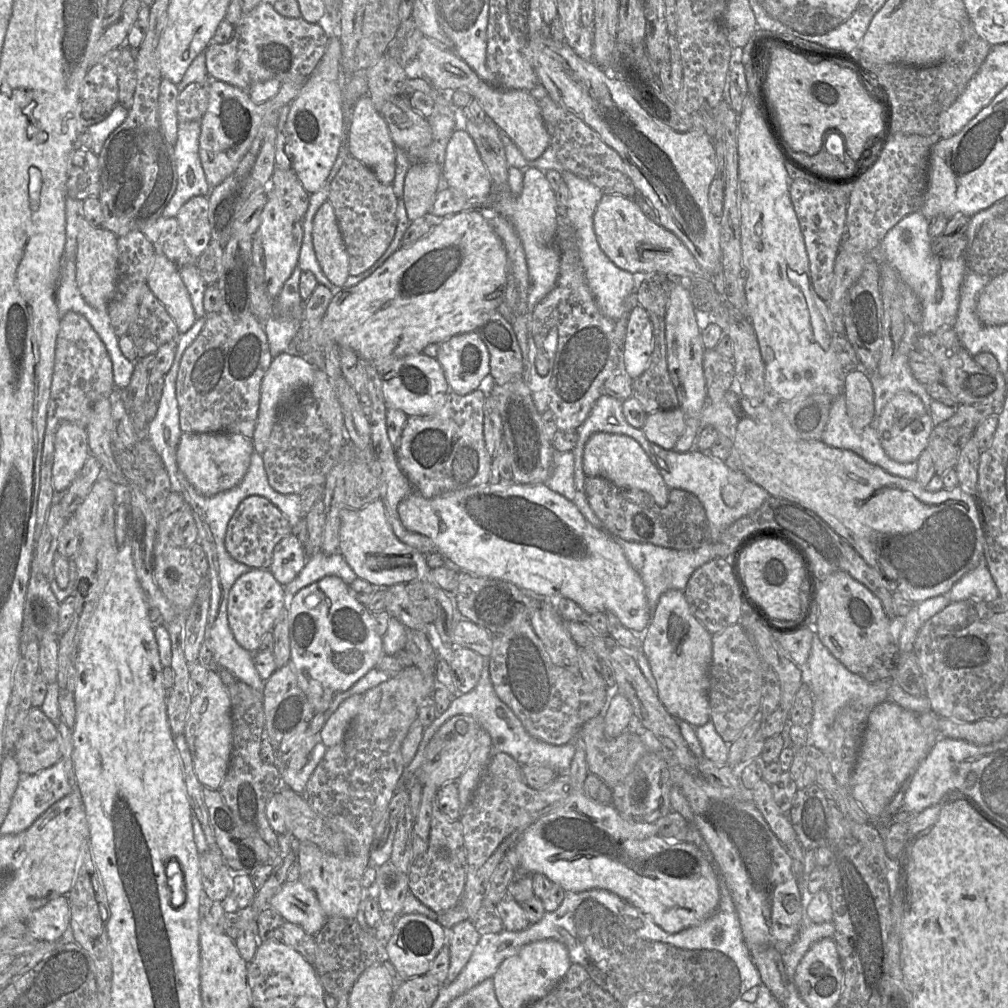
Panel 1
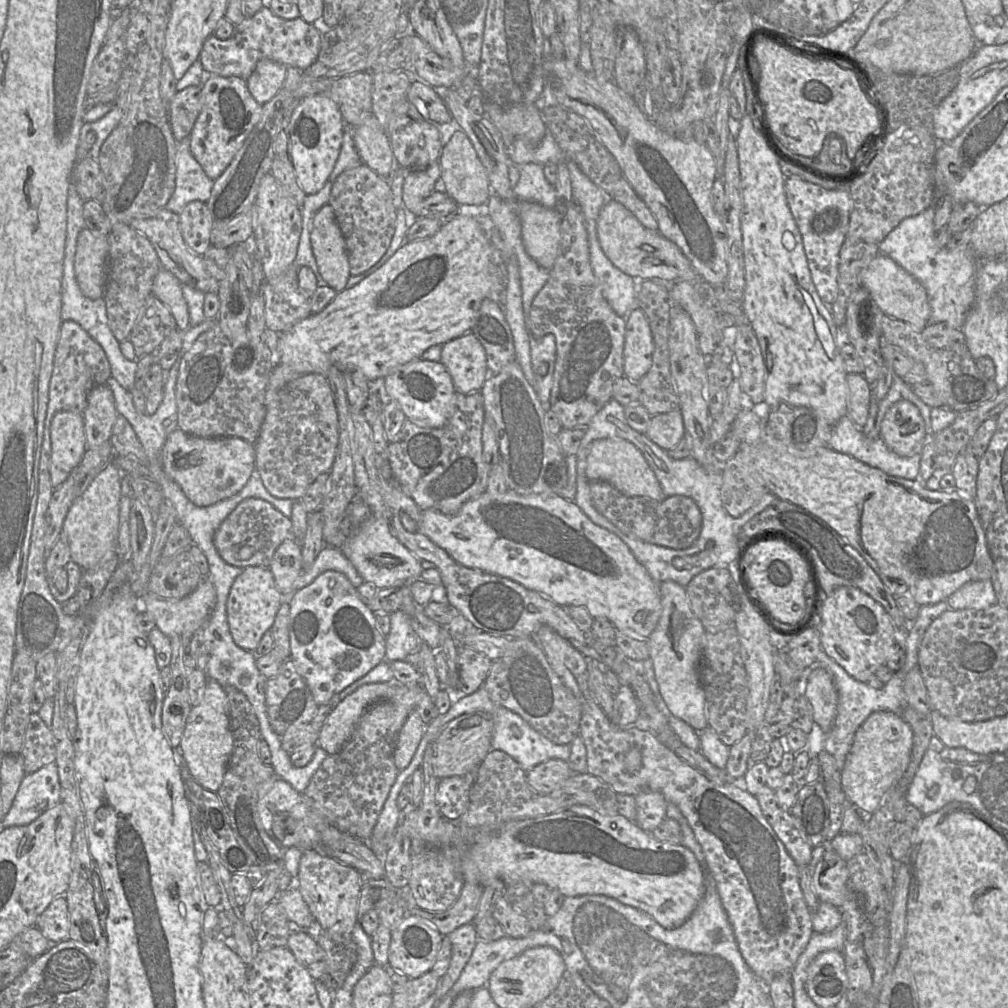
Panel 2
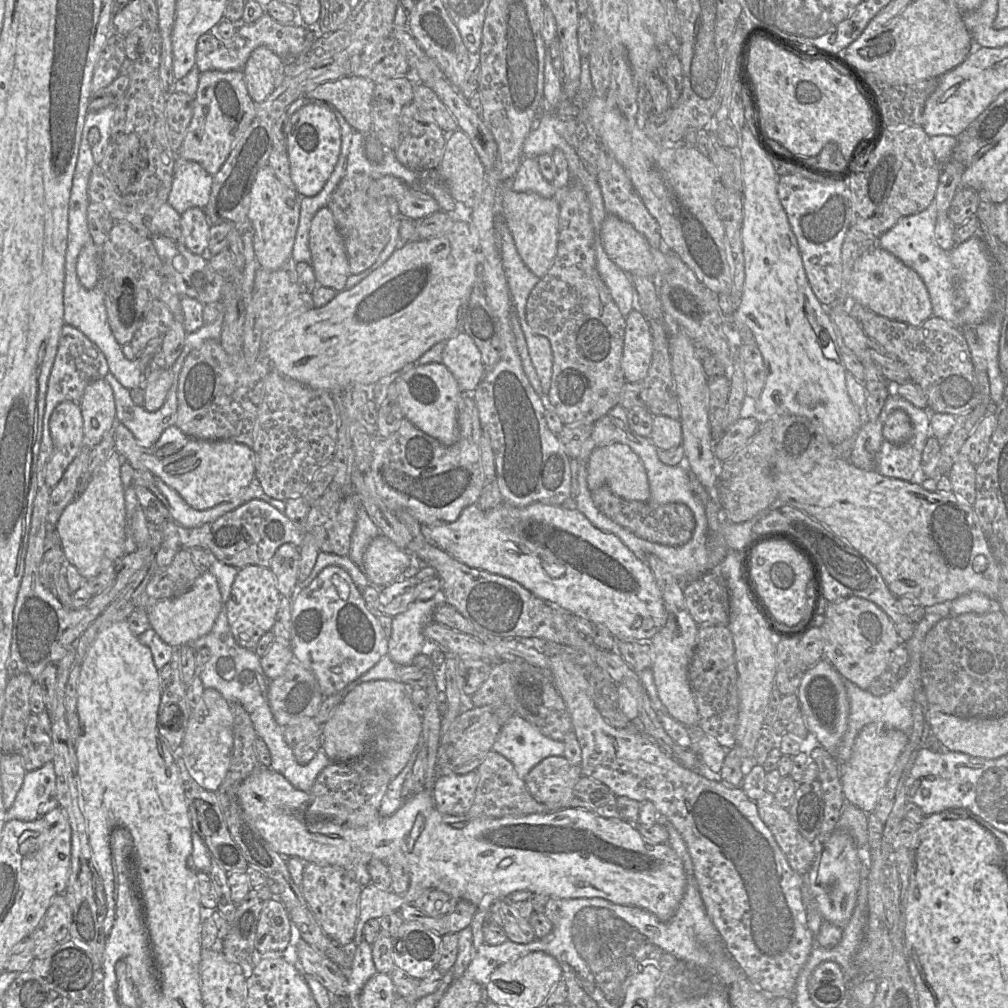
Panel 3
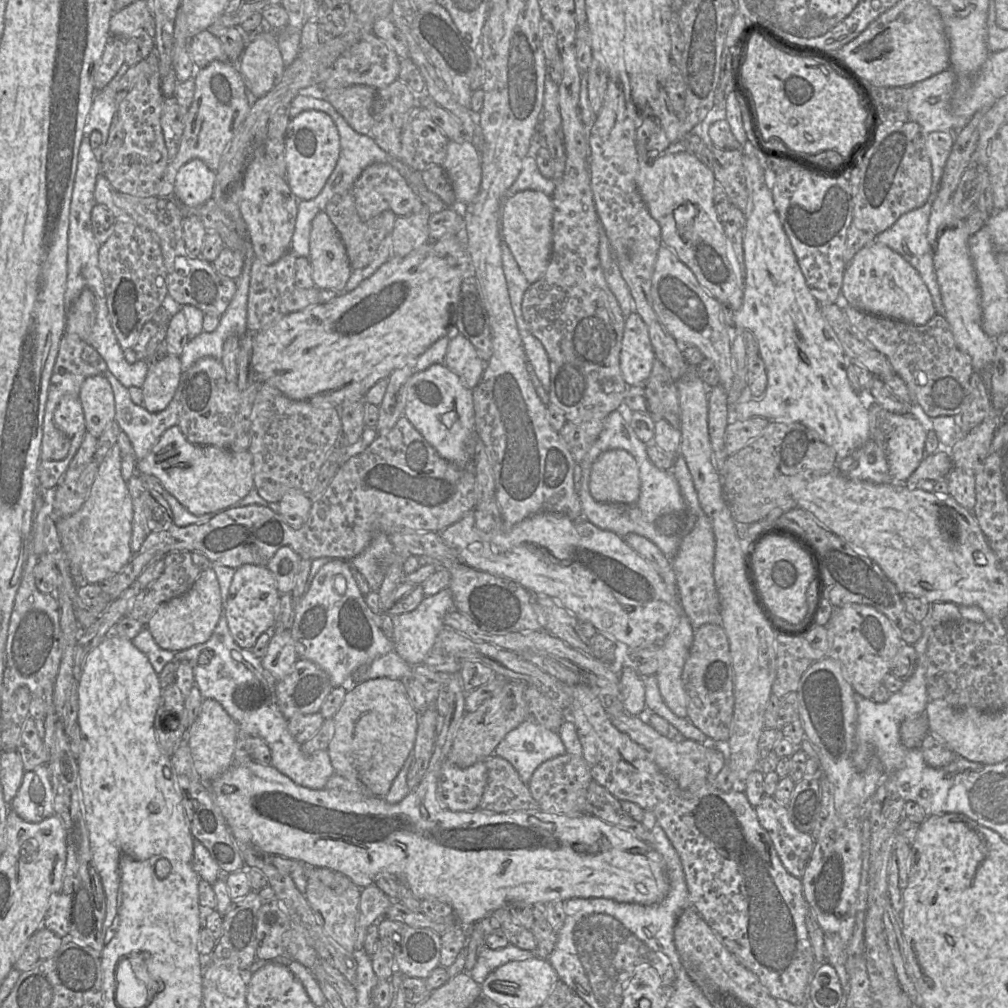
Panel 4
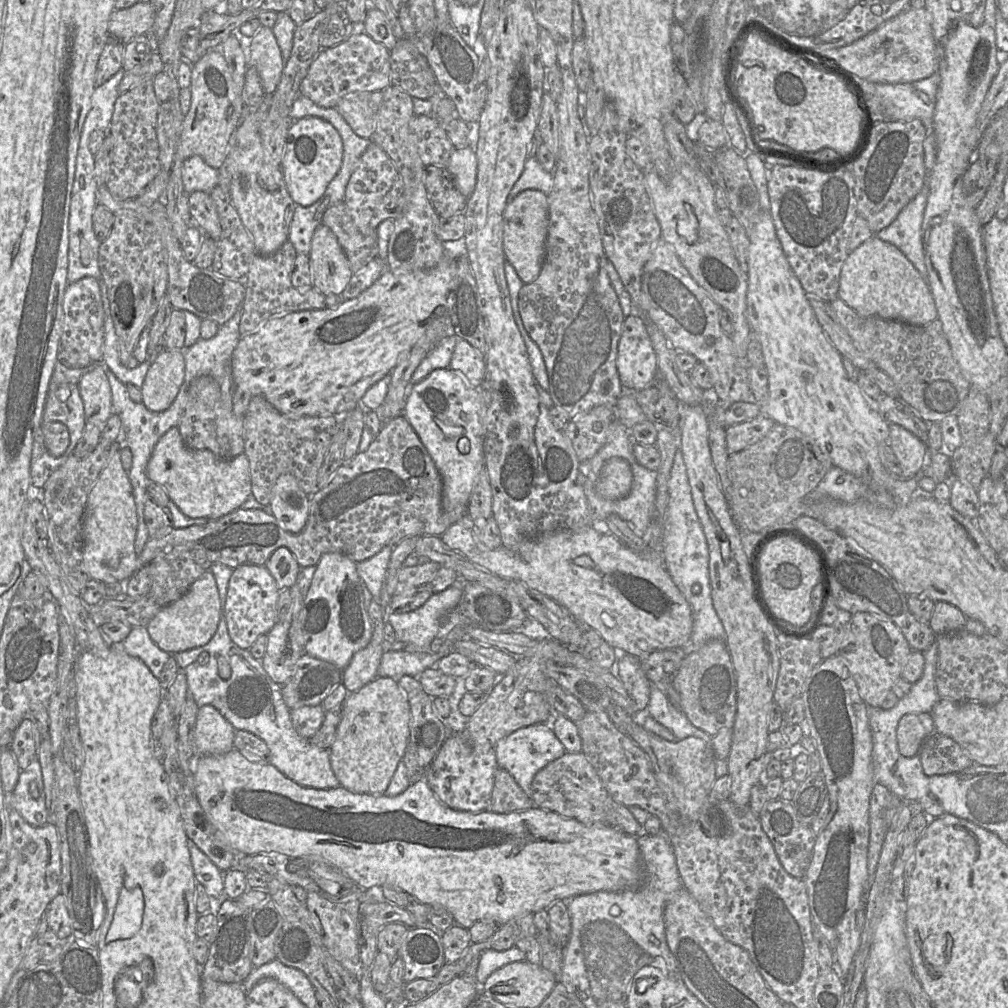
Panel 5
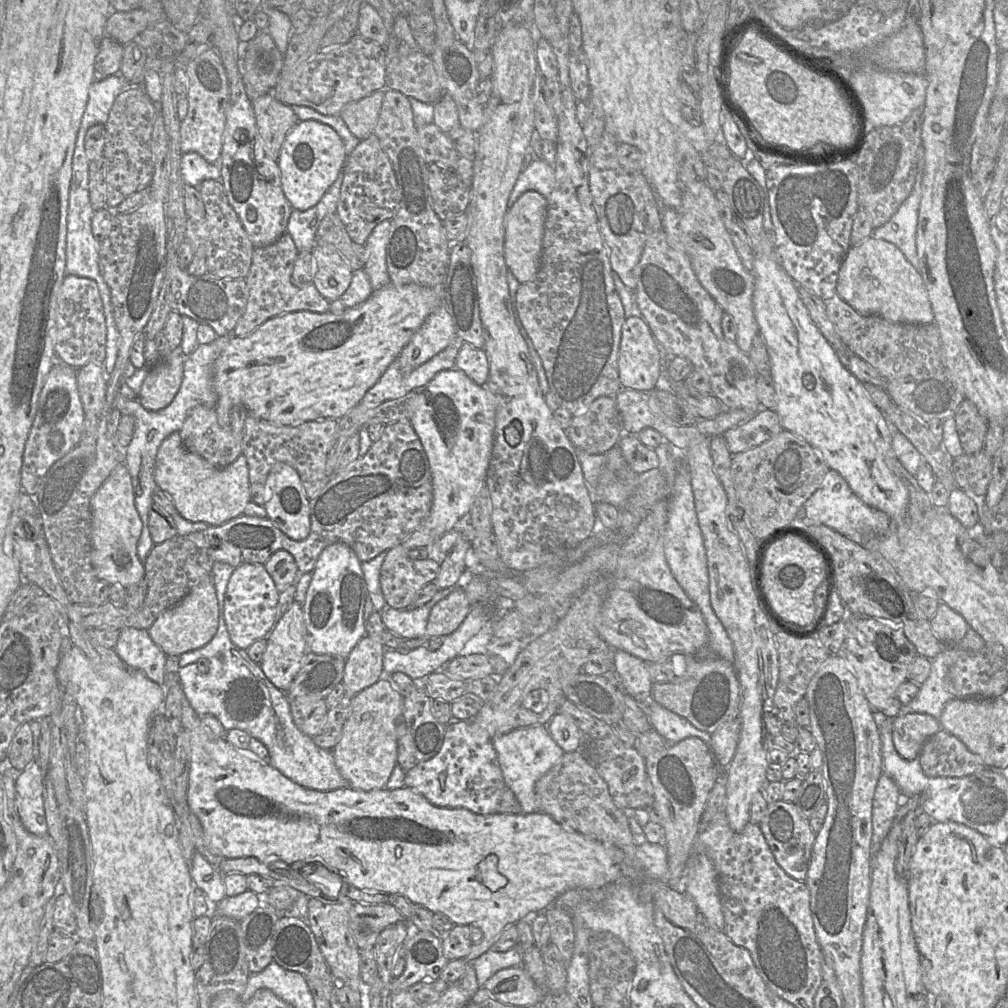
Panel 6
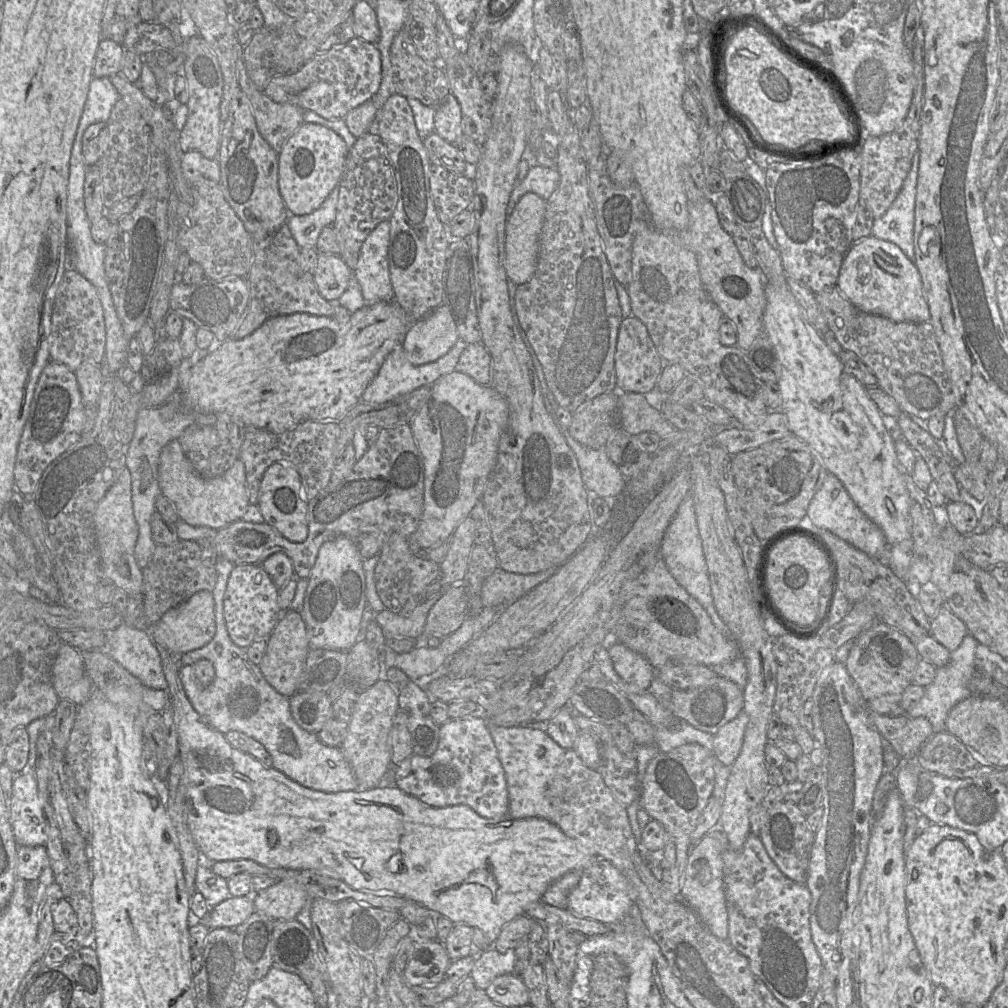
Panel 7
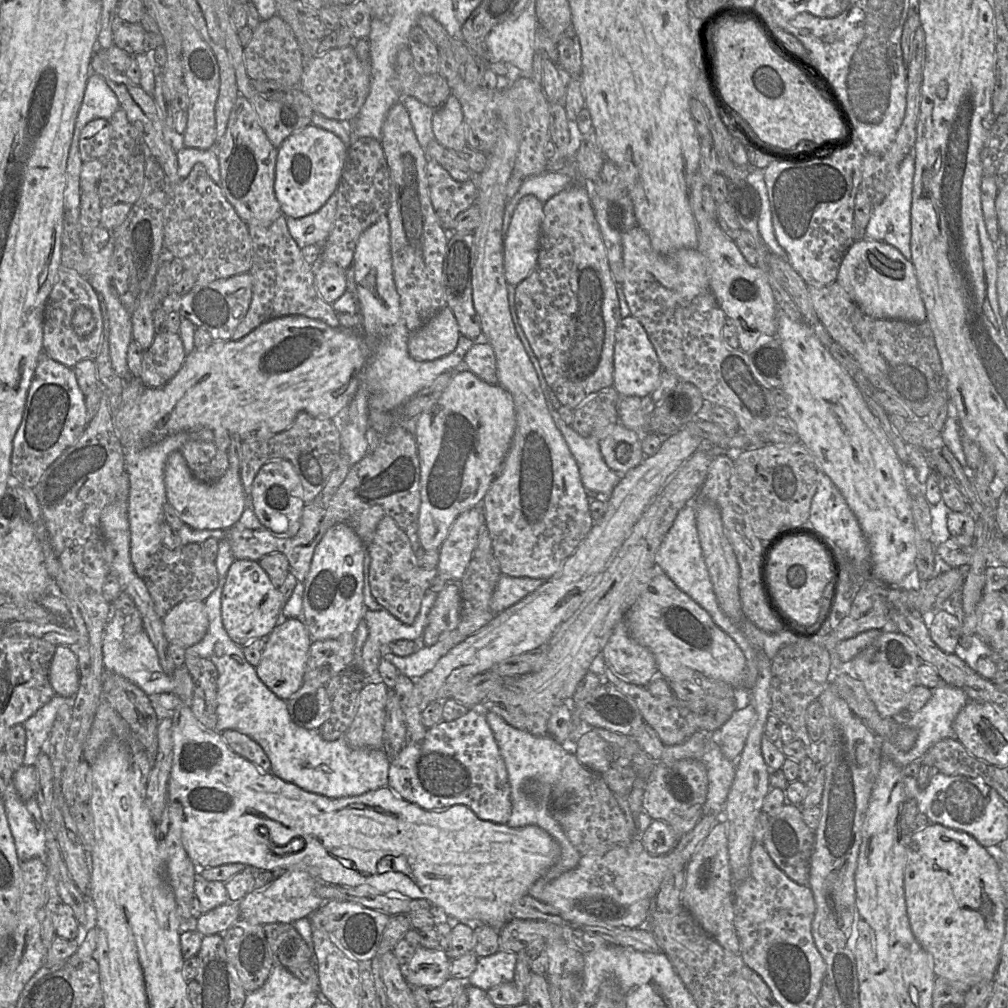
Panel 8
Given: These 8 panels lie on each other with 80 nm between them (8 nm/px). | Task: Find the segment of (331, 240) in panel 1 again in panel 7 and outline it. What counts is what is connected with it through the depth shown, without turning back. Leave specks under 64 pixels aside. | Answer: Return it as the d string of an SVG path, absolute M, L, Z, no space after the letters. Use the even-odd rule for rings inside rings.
M319 253L312 275L319 294L335 305L348 288L353 271L341 257Z

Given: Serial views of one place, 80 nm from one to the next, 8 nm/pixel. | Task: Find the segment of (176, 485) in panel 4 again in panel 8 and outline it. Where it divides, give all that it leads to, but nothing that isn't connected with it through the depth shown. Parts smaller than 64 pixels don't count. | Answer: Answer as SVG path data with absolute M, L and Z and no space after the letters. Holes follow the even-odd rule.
M180 451L169 454L165 464L164 482L168 503L173 506L180 519L194 529L229 529L238 522L249 505L240 470L228 468L215 483L203 483L193 476Z

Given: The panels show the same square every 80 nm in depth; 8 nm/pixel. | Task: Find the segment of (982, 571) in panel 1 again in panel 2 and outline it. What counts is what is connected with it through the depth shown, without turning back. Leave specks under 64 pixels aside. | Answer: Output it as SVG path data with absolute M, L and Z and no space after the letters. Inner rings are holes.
M991 579L969 581L946 601L952 610L985 609L998 603Z

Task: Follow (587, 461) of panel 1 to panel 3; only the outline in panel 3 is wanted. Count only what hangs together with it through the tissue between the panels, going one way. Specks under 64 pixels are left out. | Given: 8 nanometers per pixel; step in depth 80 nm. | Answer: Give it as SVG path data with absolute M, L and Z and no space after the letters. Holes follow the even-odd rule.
M621 443L598 447L590 455L588 465L588 488L591 492L605 485L616 496L627 501L649 501L650 488L645 467L632 449Z

